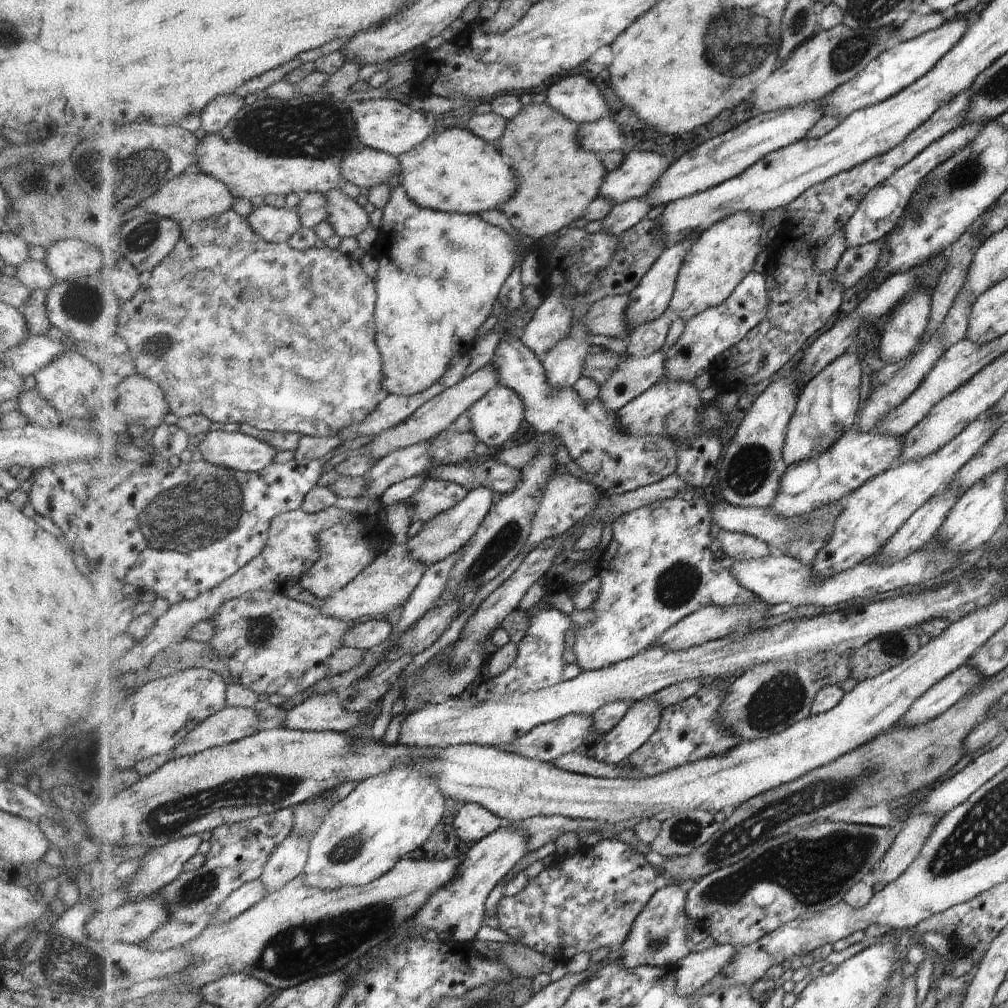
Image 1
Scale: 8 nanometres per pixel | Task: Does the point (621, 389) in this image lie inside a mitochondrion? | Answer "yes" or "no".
no

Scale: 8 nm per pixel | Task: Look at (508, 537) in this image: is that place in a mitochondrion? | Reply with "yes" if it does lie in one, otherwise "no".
yes

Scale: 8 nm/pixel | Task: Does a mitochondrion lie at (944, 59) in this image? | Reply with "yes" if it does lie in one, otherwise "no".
no

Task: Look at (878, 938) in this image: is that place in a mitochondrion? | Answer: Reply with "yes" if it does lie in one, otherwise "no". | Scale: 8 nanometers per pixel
no

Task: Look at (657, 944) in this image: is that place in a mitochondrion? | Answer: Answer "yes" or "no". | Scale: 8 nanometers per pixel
yes

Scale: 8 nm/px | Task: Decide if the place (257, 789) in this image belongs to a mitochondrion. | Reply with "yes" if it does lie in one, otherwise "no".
yes

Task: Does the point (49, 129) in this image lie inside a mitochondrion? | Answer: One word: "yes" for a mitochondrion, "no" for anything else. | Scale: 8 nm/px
no

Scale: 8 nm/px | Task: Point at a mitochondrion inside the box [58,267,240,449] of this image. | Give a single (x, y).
(83, 302)

